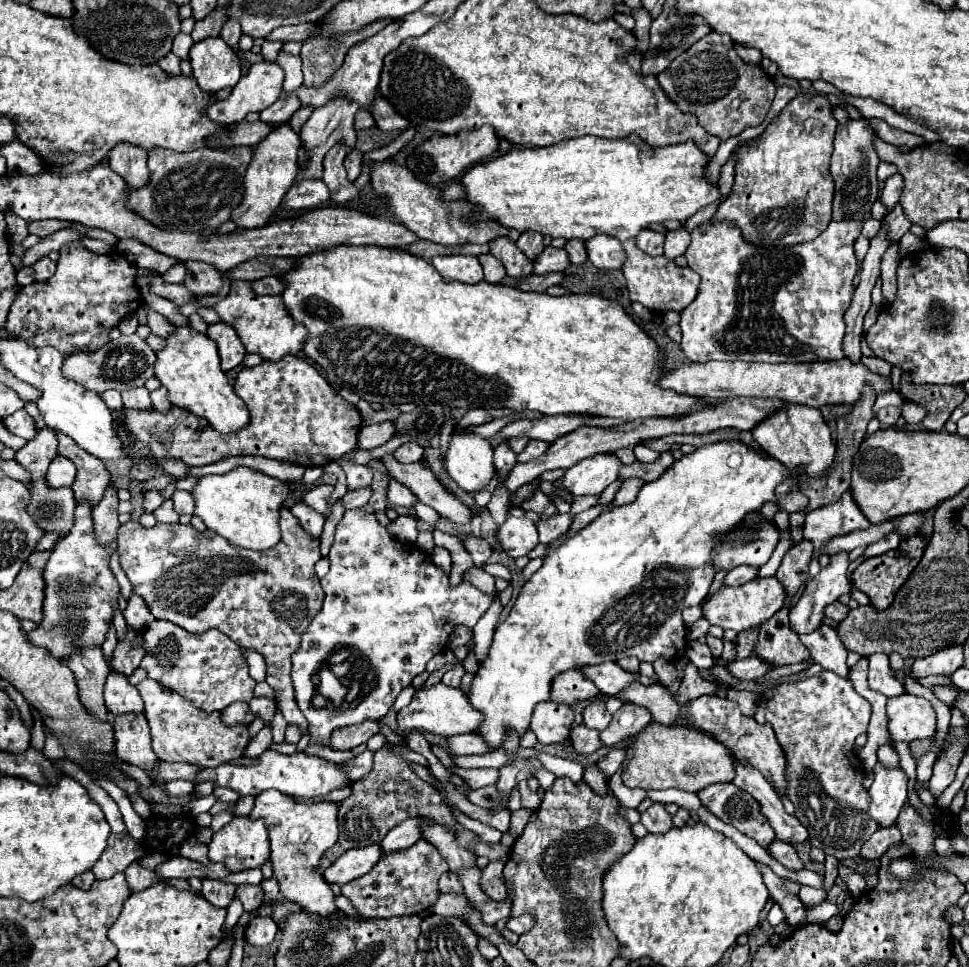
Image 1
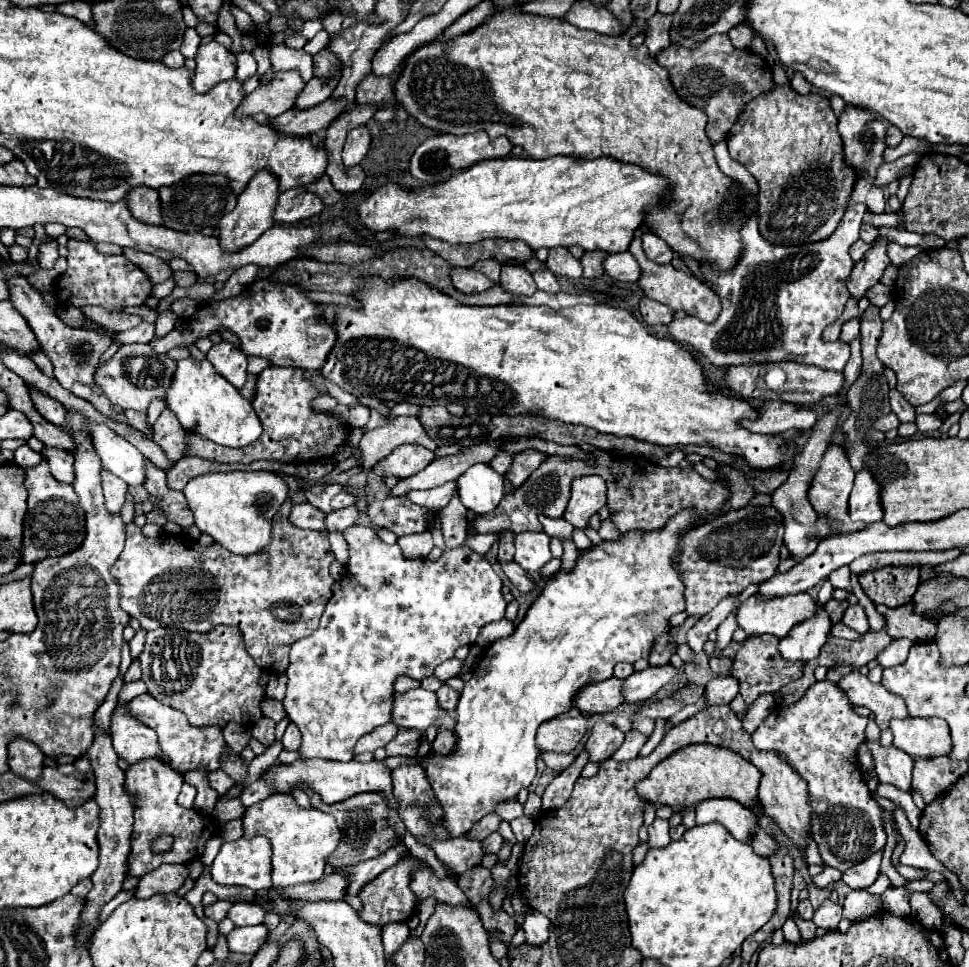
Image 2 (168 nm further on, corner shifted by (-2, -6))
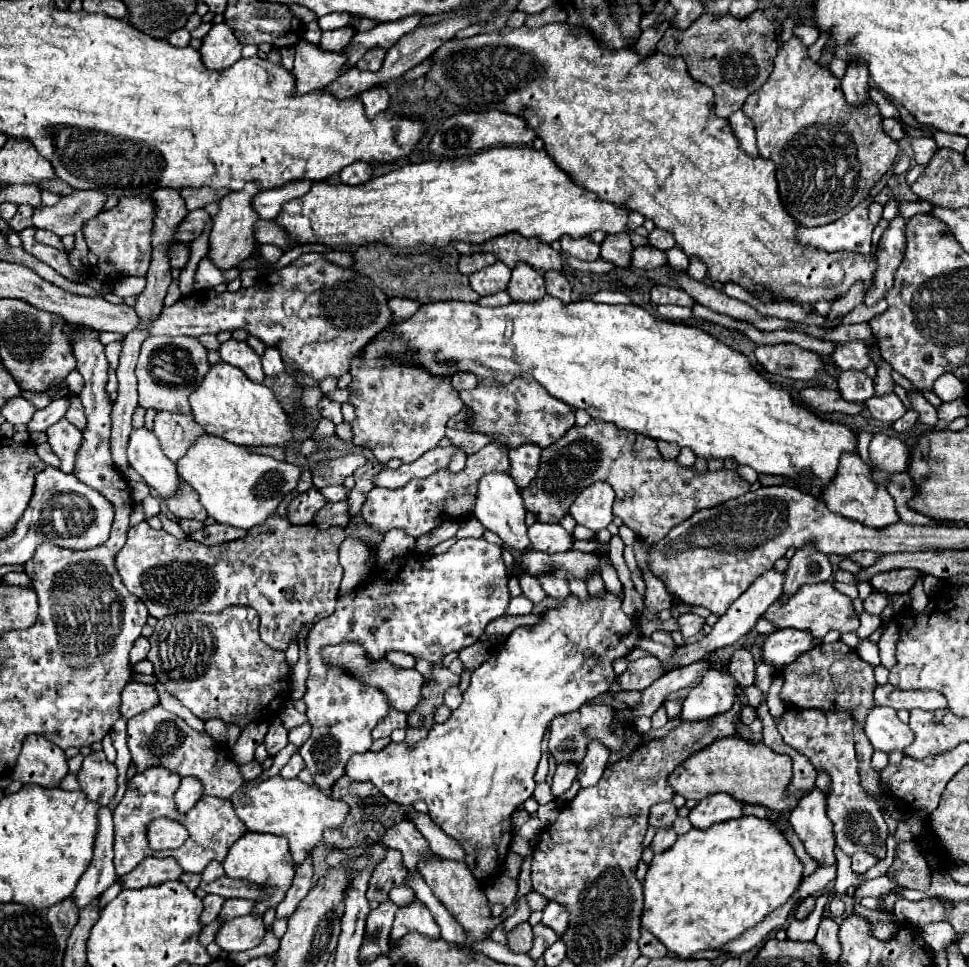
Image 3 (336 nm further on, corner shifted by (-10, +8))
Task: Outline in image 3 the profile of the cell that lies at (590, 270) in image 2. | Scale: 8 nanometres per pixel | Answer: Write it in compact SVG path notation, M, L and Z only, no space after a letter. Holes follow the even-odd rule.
M627 232L609 234L601 244L601 258L613 262L615 266L621 268L631 266L631 254L633 254L633 244Z

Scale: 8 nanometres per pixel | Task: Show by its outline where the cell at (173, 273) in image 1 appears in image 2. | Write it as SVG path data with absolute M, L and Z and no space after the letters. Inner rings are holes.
M167 278L165 282L161 282L161 284L157 284L157 286L153 288L153 296L157 296L157 298L167 298L167 296L171 296L173 288L175 288L175 280L173 280L173 278Z

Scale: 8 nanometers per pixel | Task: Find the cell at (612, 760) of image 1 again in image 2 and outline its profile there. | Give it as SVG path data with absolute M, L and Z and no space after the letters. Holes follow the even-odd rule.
M631 730L631 732L625 734L625 742L621 744L621 748L619 748L611 758L617 760L617 762L633 760L633 758L637 758L637 754L639 754L639 750L641 750L641 746L643 746L645 742L647 742L647 736Z

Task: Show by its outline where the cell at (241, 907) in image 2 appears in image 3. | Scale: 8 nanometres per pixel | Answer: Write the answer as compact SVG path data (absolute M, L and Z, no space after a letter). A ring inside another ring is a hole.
M231 898L231 900L225 900L221 912L219 912L219 918L221 920L233 920L237 916L245 916L245 914L251 914L255 902L253 900L247 900L247 898Z

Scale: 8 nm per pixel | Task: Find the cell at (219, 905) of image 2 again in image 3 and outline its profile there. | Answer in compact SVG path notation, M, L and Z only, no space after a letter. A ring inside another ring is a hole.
M207 894L207 896L203 898L203 914L199 916L199 920L201 920L203 926L211 924L211 922L219 916L219 910L221 910L223 902L225 902L225 898L219 898L219 896L215 896L215 894Z

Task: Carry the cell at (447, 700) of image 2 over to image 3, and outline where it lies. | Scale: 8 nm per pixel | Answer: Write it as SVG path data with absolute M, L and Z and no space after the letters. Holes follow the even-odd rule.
M451 686L451 690L447 690L443 704L445 704L447 708L451 708L451 710L455 710L455 708L461 704L461 692L459 692L457 686Z

